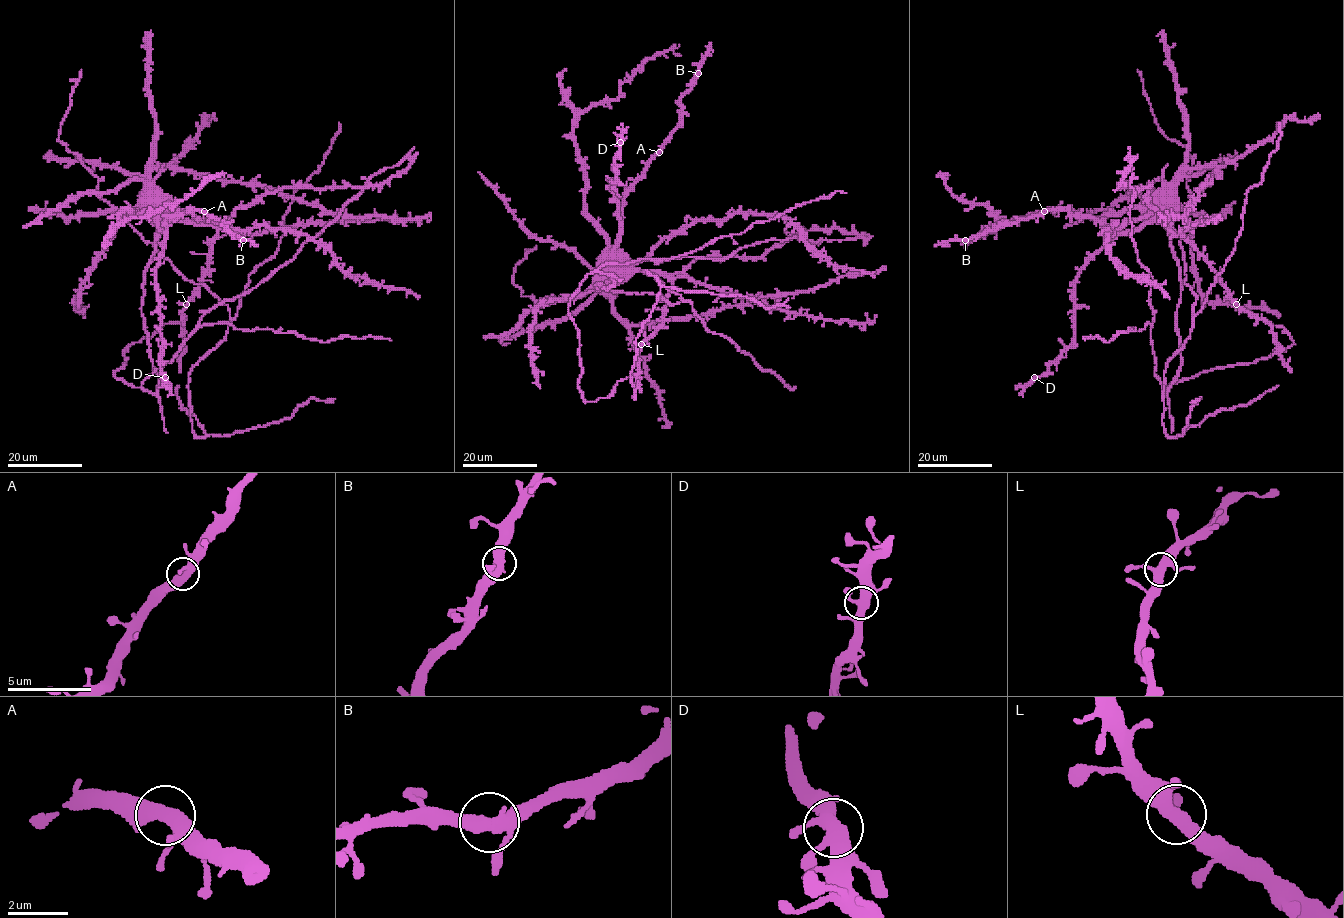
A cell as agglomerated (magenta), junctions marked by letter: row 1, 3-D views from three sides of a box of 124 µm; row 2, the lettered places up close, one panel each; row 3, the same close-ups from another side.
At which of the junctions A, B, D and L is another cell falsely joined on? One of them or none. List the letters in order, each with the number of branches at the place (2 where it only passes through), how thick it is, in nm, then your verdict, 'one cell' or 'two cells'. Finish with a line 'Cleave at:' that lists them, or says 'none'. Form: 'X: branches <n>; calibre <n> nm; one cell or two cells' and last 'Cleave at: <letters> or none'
A: branches 3; calibre 400 nm; one cell
B: branches 3; calibre 420 nm; one cell
D: branches 3; calibre 400 nm; one cell
L: branches 3; calibre 400 nm; one cell
Cleave at: none

